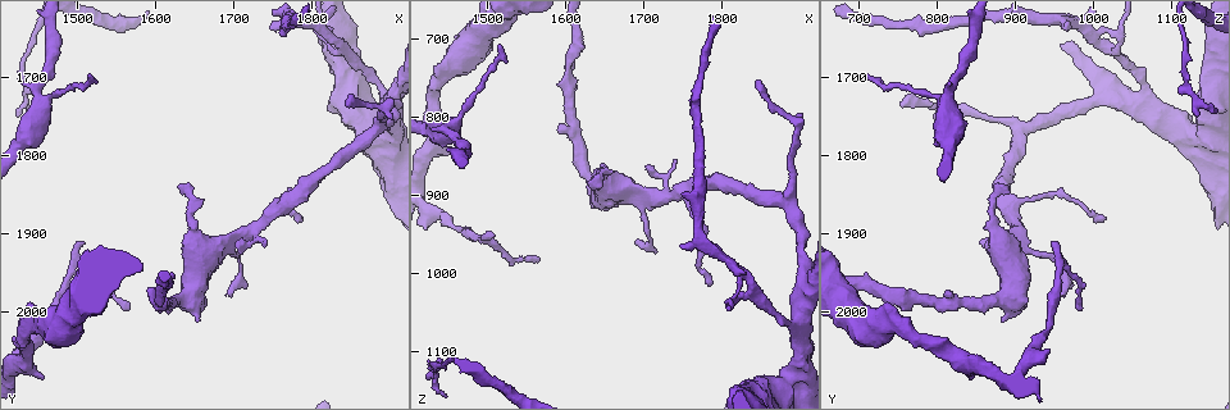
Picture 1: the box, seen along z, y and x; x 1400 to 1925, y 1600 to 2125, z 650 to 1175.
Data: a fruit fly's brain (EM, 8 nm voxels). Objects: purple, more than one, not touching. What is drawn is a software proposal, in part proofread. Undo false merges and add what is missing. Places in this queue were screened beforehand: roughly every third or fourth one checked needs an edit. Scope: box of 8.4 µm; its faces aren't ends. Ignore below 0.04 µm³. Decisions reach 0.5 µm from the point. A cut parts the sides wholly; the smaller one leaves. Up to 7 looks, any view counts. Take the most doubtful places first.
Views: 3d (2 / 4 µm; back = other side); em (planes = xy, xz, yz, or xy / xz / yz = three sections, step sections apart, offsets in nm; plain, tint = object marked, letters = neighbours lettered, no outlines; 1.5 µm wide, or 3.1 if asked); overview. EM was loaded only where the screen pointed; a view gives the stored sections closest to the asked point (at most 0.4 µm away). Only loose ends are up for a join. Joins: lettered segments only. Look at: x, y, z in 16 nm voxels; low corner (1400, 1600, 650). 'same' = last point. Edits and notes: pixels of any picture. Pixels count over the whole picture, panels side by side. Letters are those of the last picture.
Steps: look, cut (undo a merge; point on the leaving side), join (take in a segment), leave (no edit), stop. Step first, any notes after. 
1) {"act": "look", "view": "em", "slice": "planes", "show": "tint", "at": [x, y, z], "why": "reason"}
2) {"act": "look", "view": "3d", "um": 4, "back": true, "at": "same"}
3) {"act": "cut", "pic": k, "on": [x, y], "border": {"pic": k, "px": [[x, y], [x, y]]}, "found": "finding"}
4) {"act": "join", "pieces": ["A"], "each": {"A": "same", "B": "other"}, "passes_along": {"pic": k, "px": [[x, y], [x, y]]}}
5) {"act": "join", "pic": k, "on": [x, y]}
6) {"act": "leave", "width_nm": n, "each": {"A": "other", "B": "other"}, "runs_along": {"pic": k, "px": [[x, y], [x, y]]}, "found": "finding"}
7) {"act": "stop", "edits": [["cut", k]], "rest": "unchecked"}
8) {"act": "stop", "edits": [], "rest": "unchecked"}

{"act": "look", "view": "3d", "um": 2, "at": [1500, 1910, 945], "why": "thin end"}

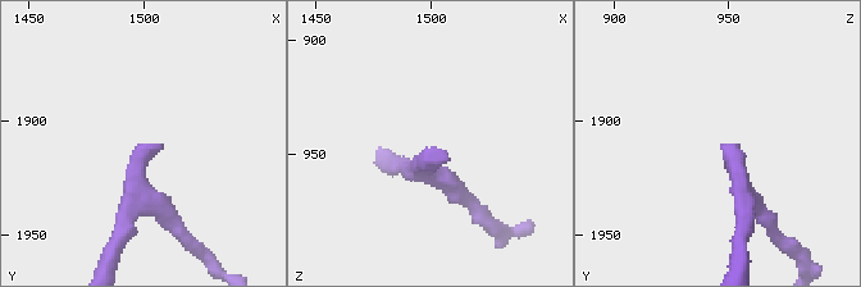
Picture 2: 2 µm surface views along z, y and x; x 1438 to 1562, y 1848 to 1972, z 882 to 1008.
{"act": "look", "view": "em", "slice": "xz", "step": 8, "show": "tint", "at": [1501, 1911, 945], "why": "shape alone is not enough"}

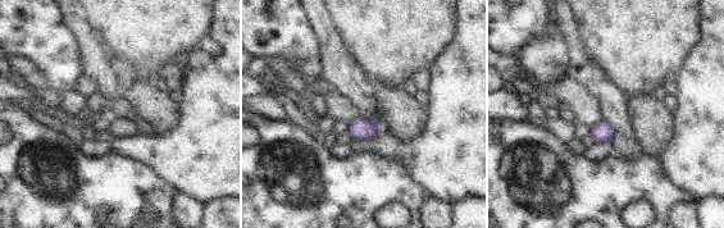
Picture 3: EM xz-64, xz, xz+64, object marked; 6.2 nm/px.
{"act": "look", "view": "em", "slice": "planes", "show": "letters", "at": "same", "why": "another direction"}

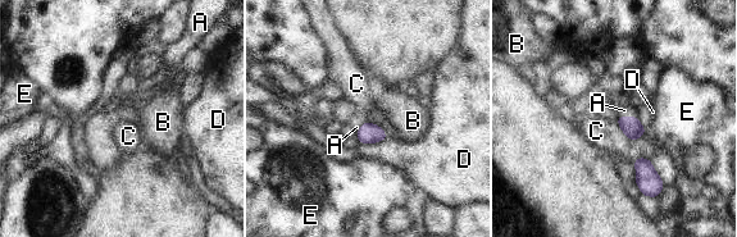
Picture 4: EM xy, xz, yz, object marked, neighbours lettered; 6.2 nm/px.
{"act": "join", "pieces": ["A"], "each": {"A": "same", "B": "other", "C": "other", "D": "other", "E": "other"}, "found": "it goes on there"}

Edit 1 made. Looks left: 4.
{"act": "look", "view": "3d", "um": 2, "at": [1890, 1720, 1070], "why": "sudden change in width"}

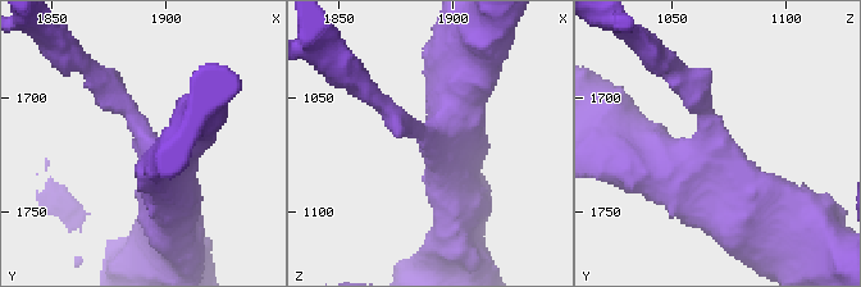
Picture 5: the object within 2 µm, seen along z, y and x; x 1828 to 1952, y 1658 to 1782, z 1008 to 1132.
{"act": "look", "view": "em", "slice": "xz", "step": 4, "show": "tint", "at": [1893, 1721, 1066], "arms": 4, "why": "need the tissue"}

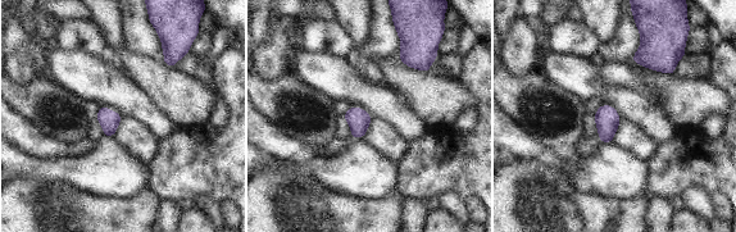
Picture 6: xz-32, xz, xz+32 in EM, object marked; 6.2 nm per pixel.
{"act": "look", "view": "em", "slice": "planes", "show": "letters", "at": "same", "why": "another direction"}

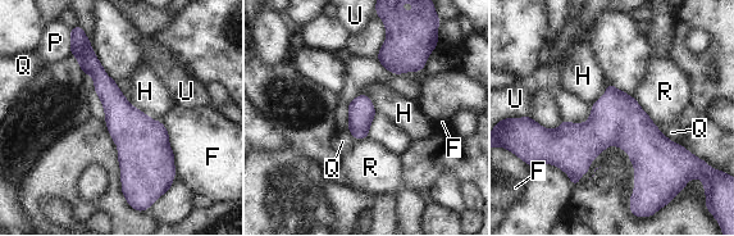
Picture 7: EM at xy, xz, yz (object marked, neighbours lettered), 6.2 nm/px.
{"act": "leave", "each": {"F": "other", "H": "other", "P": "other", "Q": "other", "R": "other", "U": "other"}, "border": {"pic": 7, "px": [[122, 94], [132, 105], [145, 113]]}, "found": "all the same neuron"}

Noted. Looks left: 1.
{"act": "look", "view": "em", "slice": "planes", "show": "letters", "at": [1785, 1880, 1010], "why": "free end"}

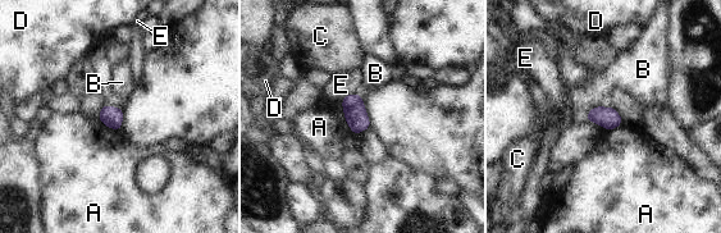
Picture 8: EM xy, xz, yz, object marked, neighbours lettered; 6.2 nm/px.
{"act": "leave", "each": {"A": "other", "B": "other", "C": "other", "D": "other", "E": "other"}, "border": {"pic": 8, "px": [[97, 118], [118, 131]]}, "found": "none of them fits"}

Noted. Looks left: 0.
{"act": "stop", "edits": [["join", 4]], "rest": "unchecked"}

